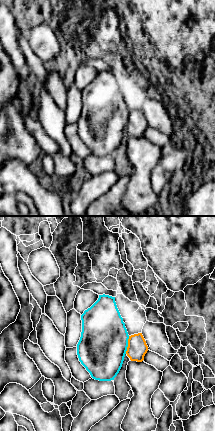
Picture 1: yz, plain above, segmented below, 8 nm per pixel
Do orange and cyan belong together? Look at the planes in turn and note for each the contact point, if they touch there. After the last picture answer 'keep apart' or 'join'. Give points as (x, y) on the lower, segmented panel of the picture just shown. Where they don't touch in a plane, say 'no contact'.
meets orange at (128, 345)

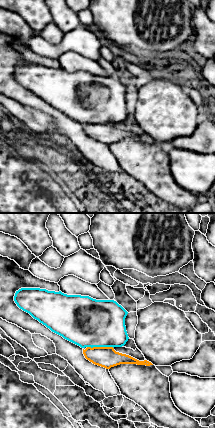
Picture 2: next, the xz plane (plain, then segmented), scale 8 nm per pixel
meets orange at (100, 347)

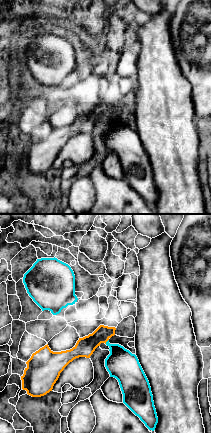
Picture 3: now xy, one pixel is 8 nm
meets orange at (107, 340)

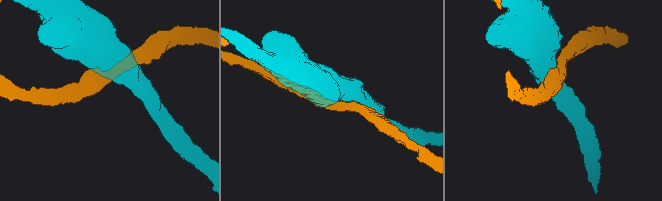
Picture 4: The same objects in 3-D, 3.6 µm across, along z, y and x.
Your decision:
keep apart

